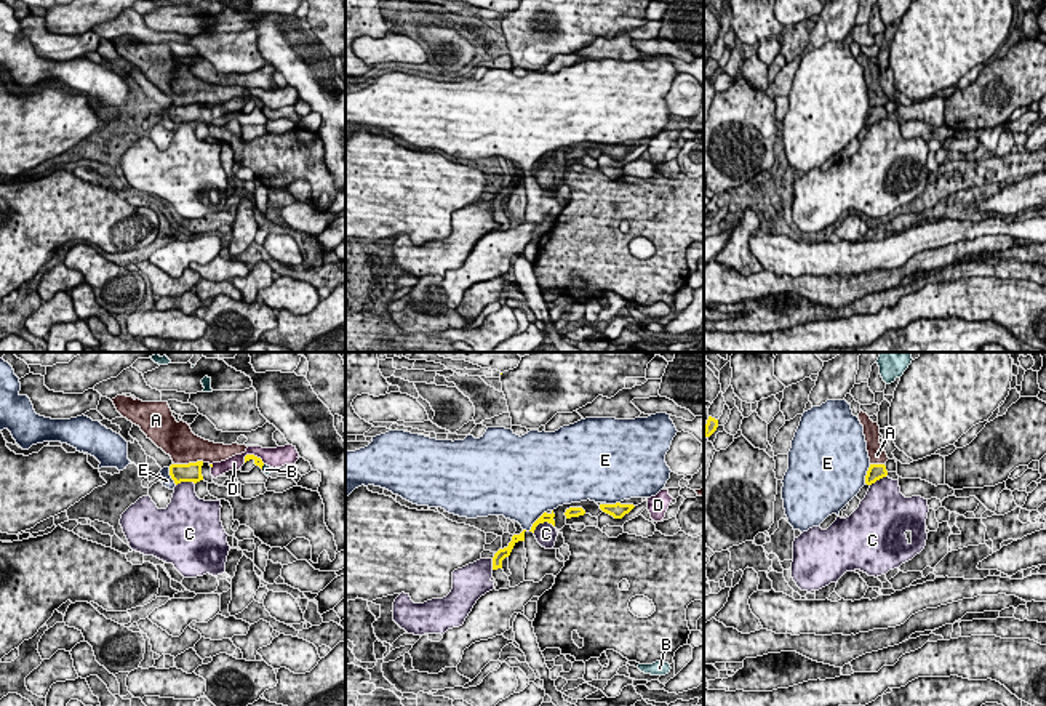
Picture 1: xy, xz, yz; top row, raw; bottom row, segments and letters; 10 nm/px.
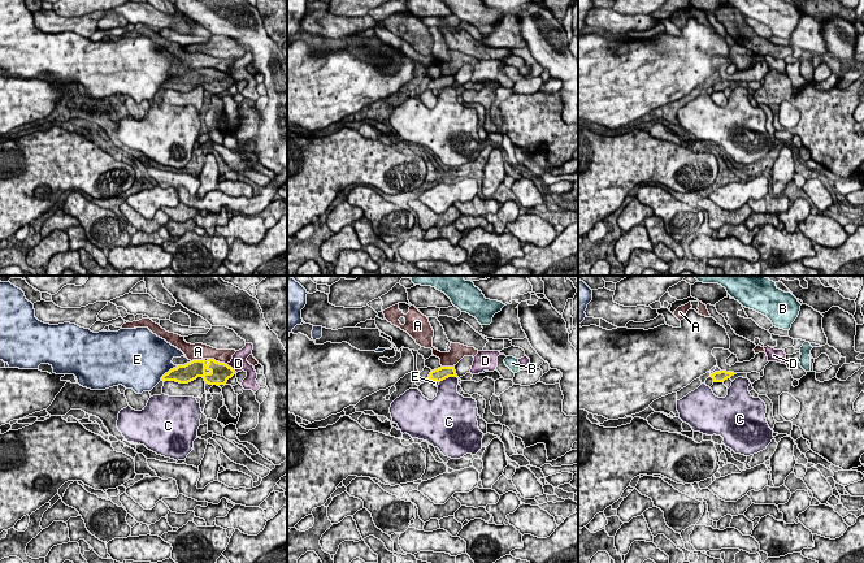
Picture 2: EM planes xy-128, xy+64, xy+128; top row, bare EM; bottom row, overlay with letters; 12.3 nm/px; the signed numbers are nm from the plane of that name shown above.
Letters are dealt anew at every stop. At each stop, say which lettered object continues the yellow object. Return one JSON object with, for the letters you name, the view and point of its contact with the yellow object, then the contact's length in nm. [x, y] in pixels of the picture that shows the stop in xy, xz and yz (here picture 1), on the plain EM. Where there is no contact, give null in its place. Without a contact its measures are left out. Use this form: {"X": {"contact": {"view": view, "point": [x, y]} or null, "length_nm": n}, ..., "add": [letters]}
{"add": []}

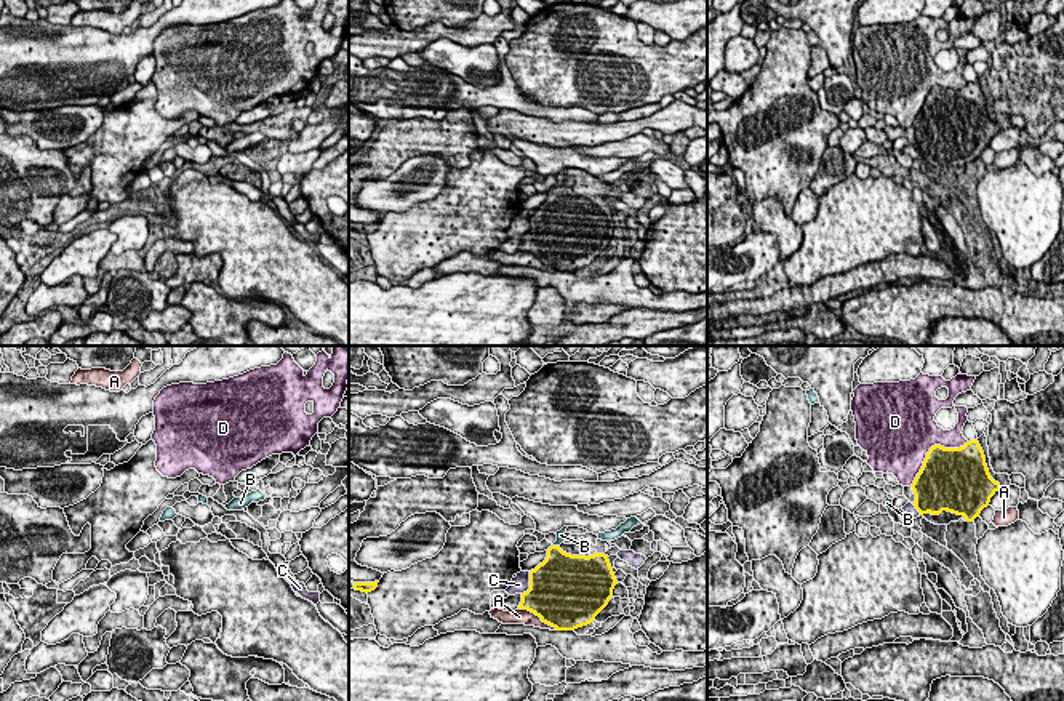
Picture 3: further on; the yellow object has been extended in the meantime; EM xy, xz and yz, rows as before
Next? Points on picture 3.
{"add": []}

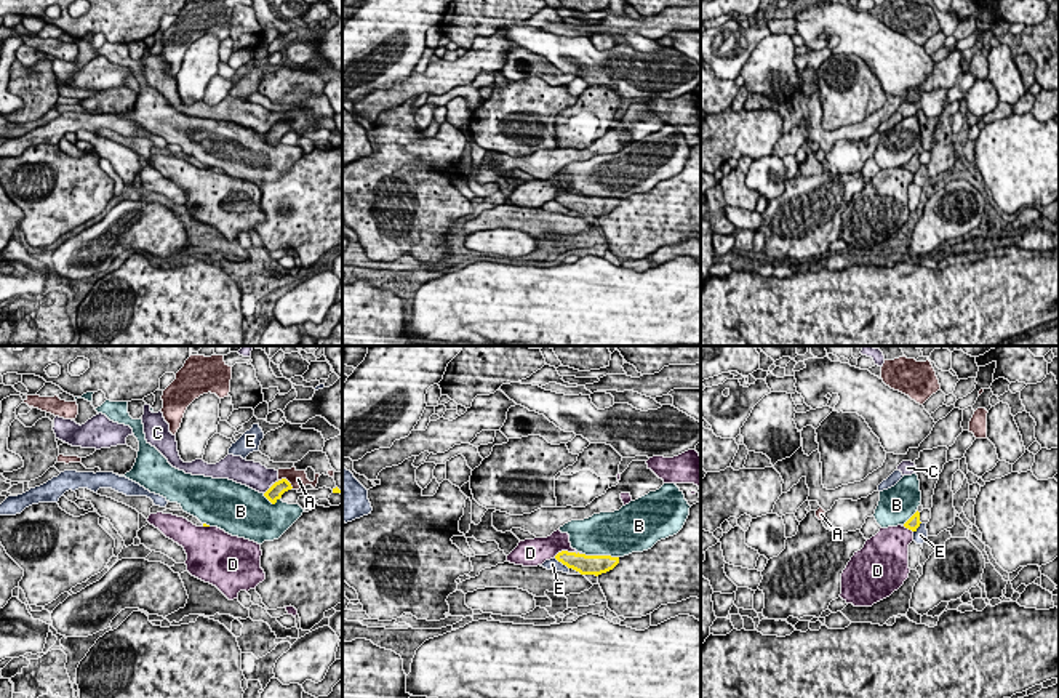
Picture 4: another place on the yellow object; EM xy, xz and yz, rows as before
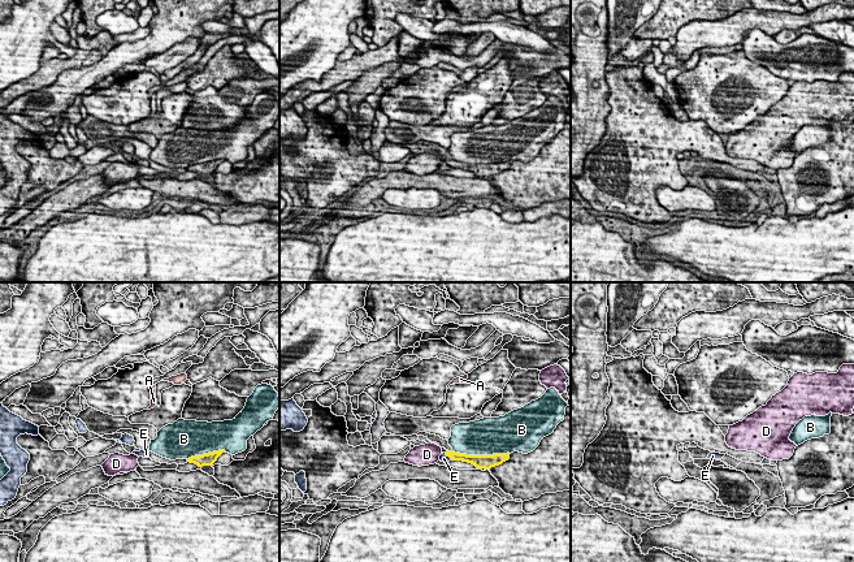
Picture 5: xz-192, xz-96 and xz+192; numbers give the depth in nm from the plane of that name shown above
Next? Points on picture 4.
{"add": []}

